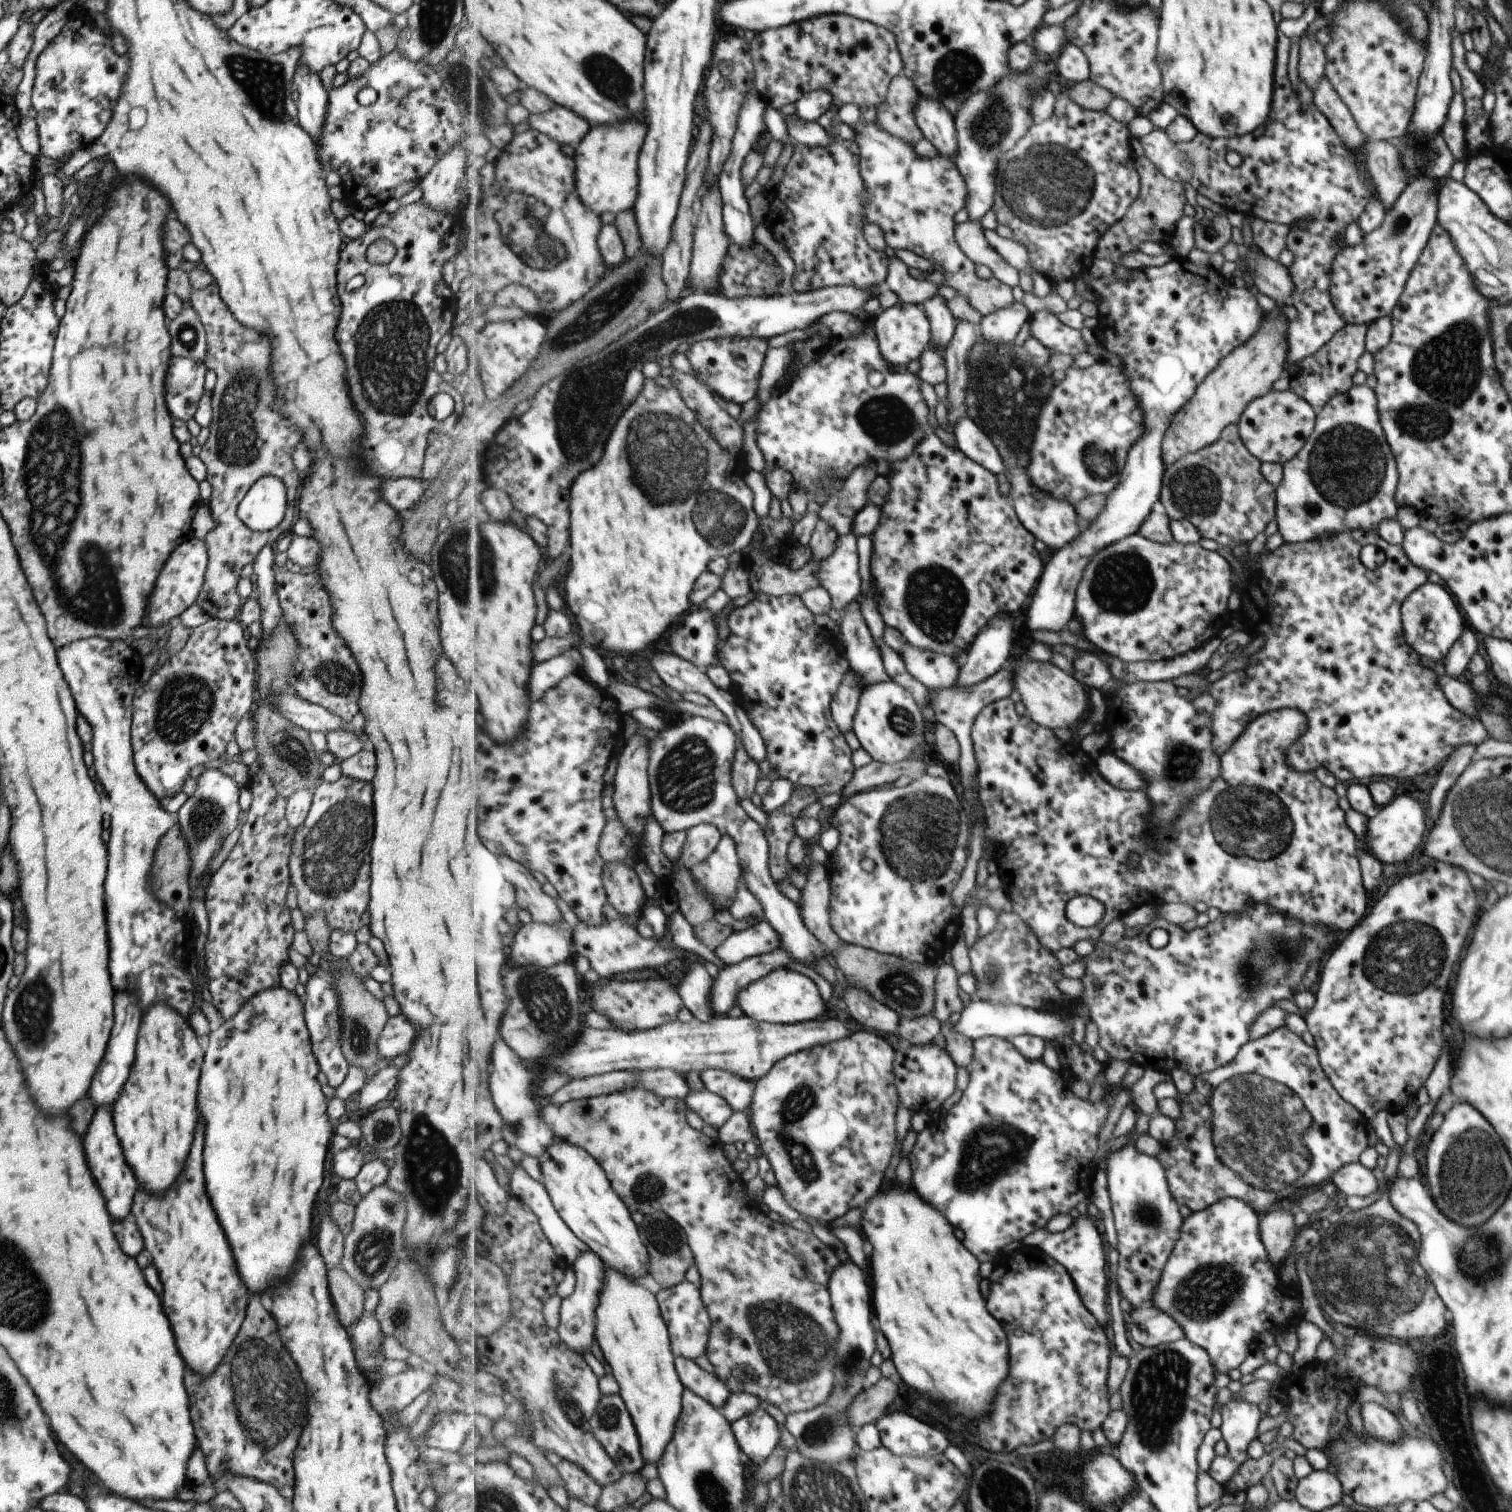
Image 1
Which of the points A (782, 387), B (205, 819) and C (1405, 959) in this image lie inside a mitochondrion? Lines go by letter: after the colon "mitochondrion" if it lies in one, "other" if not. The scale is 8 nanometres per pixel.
A: other
B: mitochondrion
C: mitochondrion

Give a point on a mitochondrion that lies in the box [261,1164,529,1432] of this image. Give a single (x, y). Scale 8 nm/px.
(373, 1252)

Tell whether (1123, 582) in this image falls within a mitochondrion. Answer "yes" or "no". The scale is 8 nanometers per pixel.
yes

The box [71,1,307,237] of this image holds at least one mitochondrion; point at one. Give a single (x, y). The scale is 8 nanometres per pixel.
(262, 83)

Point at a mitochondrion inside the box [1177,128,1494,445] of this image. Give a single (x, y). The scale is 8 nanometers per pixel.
(1426, 157)

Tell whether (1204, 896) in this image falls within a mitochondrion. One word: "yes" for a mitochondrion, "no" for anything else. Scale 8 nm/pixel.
no

